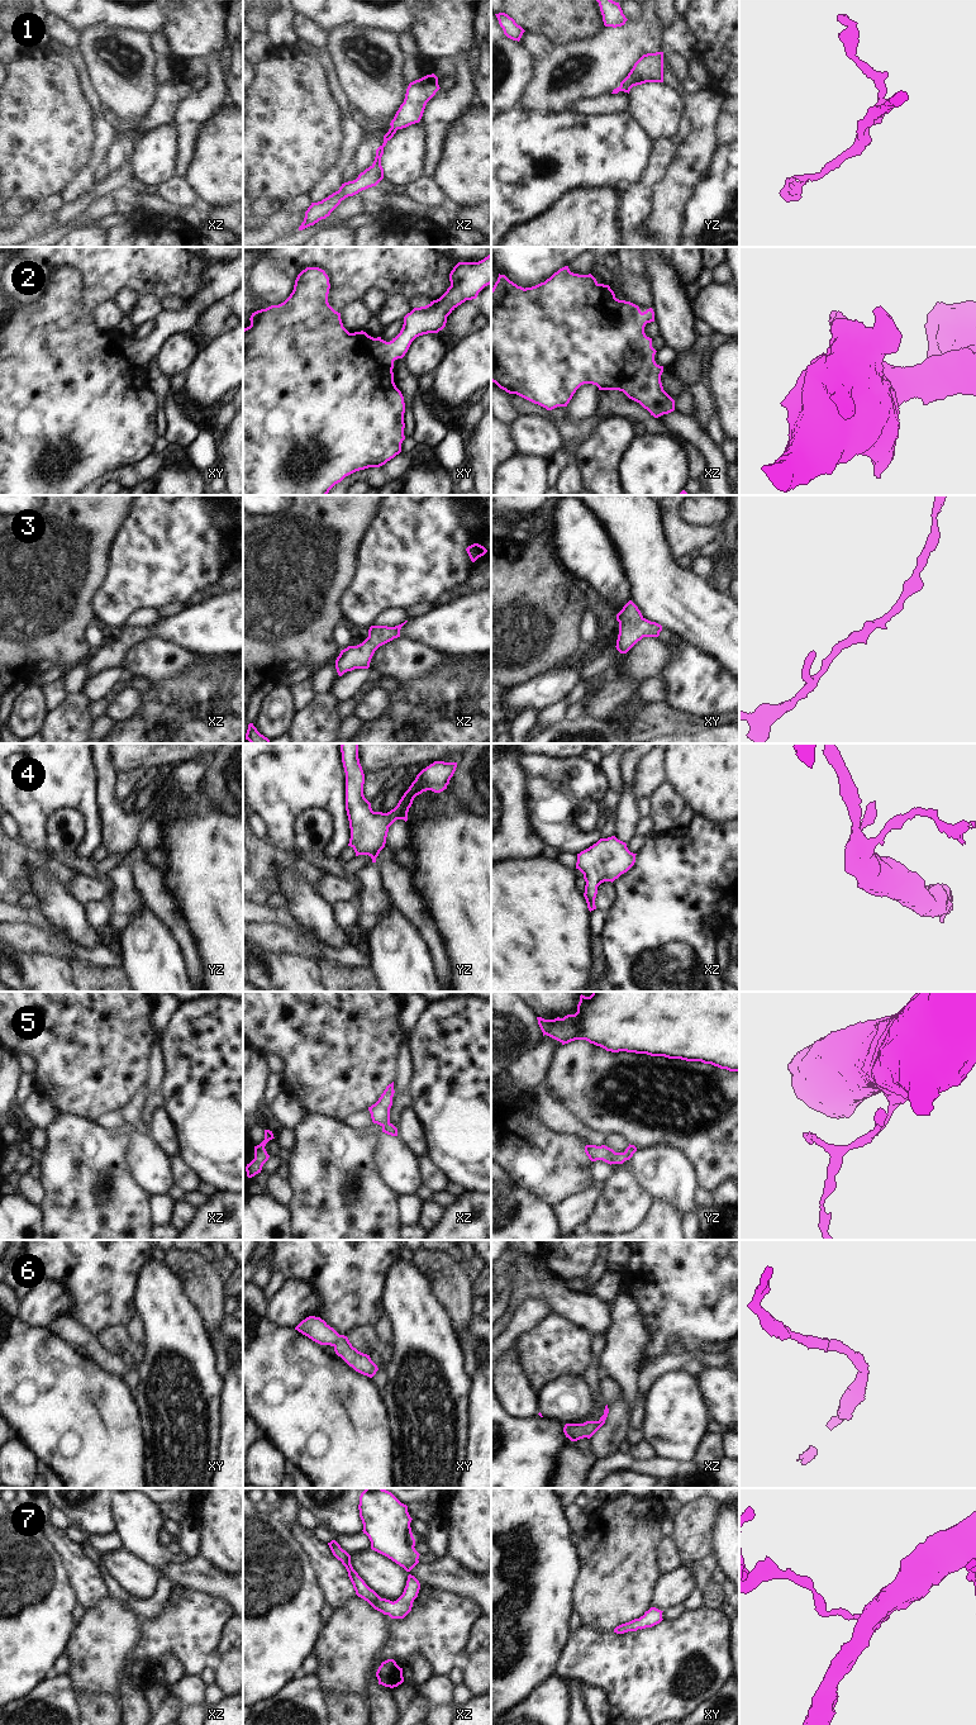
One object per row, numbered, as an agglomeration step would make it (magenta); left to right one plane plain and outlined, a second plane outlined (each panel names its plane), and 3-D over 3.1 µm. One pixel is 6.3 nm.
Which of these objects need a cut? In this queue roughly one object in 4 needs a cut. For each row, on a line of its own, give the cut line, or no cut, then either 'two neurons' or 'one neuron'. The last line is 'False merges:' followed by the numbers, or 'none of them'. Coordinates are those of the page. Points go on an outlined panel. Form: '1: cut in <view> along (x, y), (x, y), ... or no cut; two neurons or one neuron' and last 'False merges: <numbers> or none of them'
1: no cut; one neuron
2: no cut; one neuron
3: no cut; one neuron
4: no cut; one neuron
5: no cut; one neuron
6: no cut; one neuron
7: no cut; one neuron
False merges: none of them

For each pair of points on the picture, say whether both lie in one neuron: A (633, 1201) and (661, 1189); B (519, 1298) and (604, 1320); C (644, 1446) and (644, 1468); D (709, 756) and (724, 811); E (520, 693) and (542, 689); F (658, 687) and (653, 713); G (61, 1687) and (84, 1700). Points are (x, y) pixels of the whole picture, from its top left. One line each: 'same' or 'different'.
A: different
B: same
C: different
D: same
E: same
F: different
G: different

